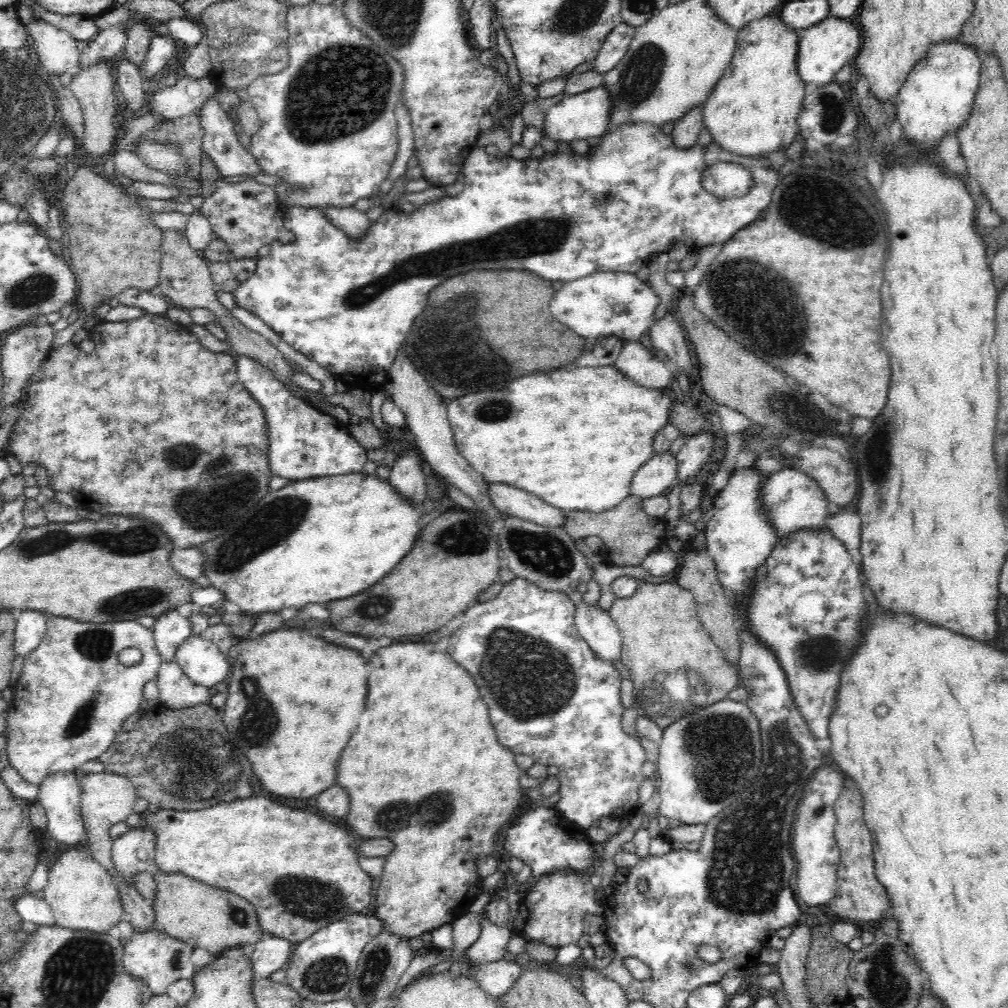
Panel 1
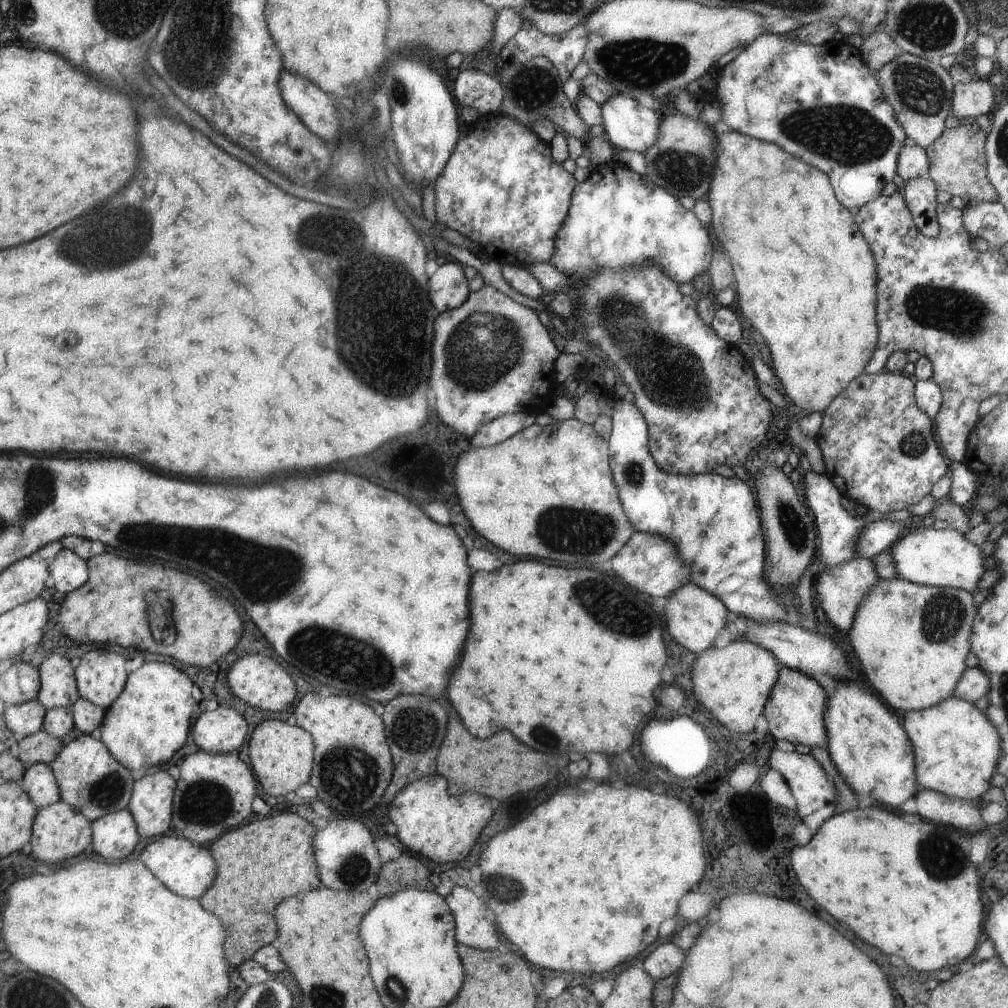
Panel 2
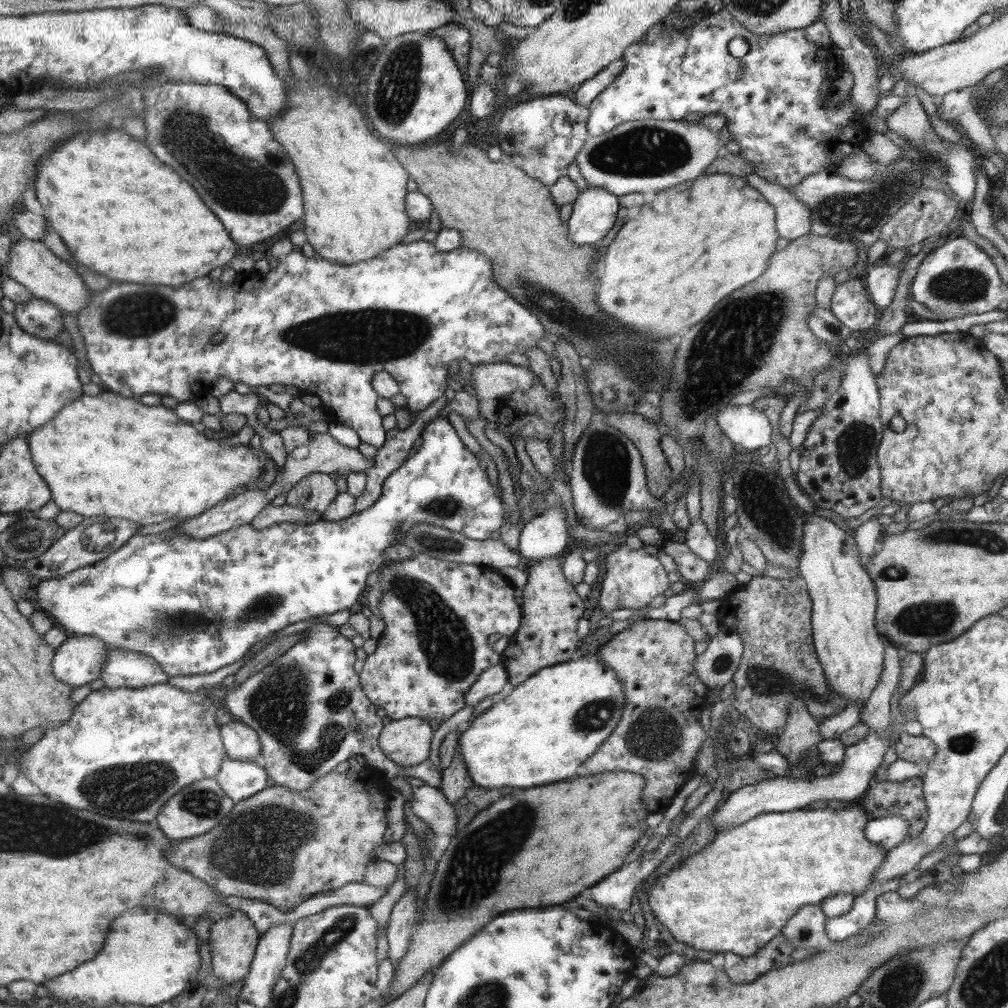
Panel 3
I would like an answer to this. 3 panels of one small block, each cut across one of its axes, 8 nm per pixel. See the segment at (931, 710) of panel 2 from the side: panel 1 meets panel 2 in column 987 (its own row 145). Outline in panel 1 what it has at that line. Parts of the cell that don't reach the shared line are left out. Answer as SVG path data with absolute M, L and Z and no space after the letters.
M780 10L755 18L737 30L730 64L706 97L702 112L711 139L738 156L762 156L799 137L796 121L802 106L804 81L798 73L799 31L784 23Z

